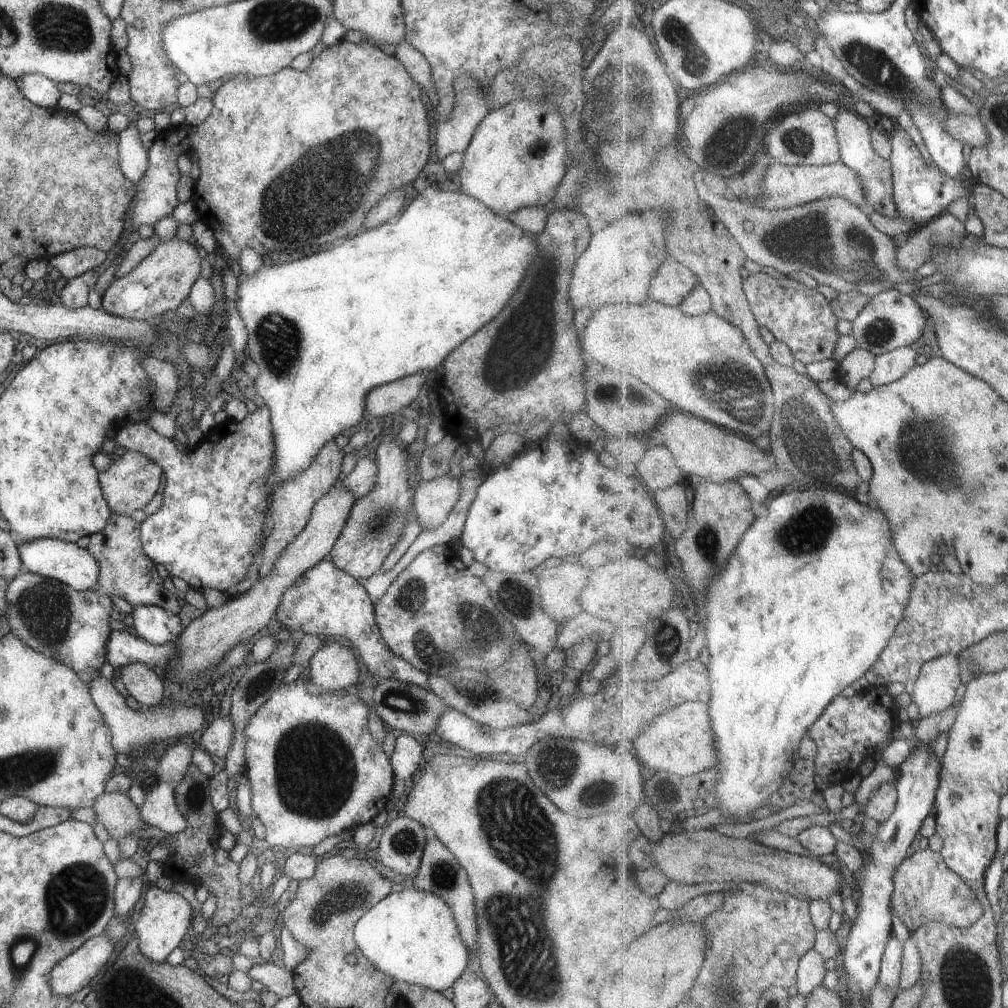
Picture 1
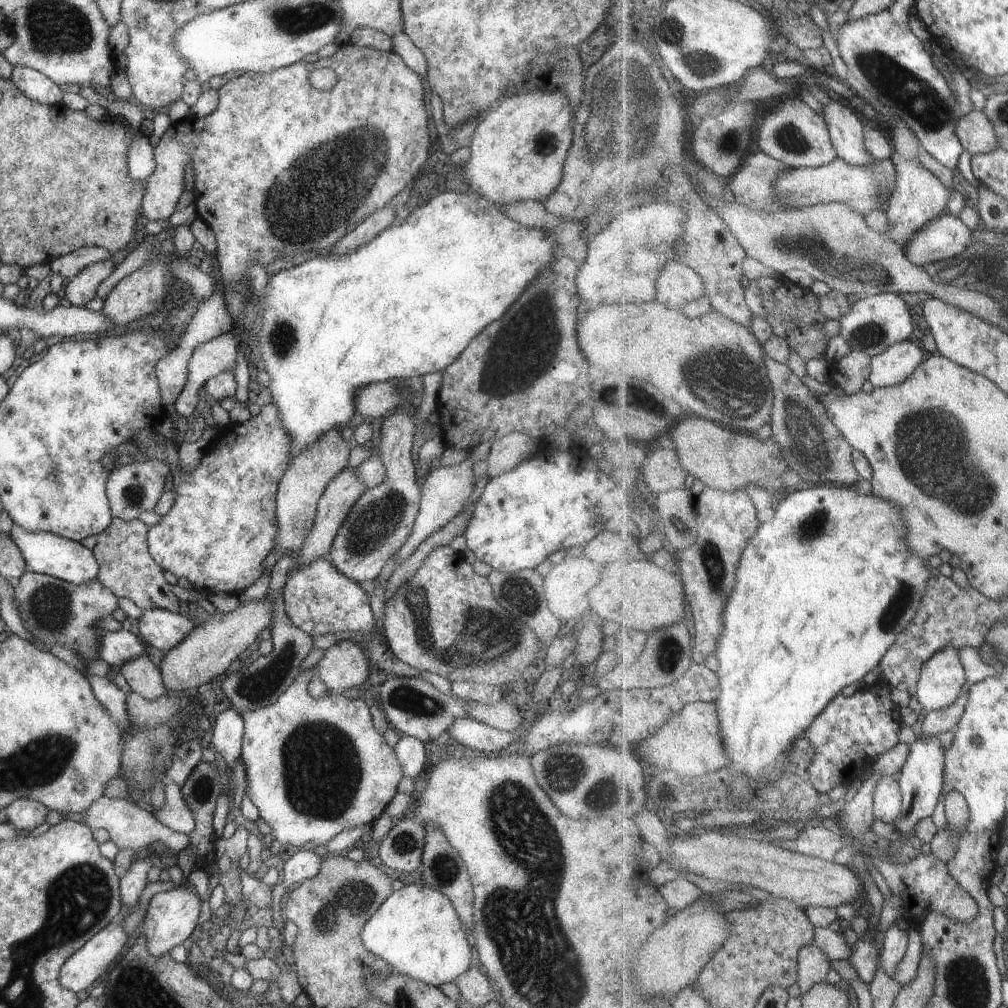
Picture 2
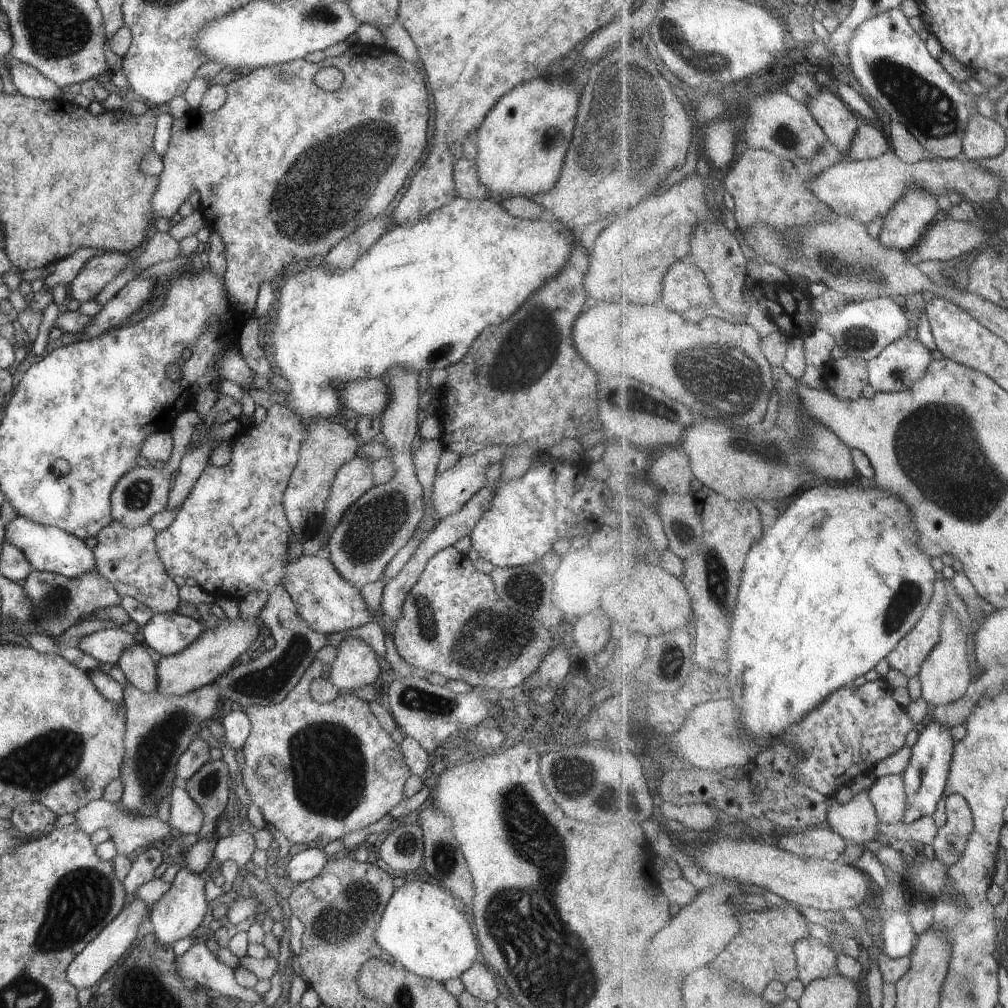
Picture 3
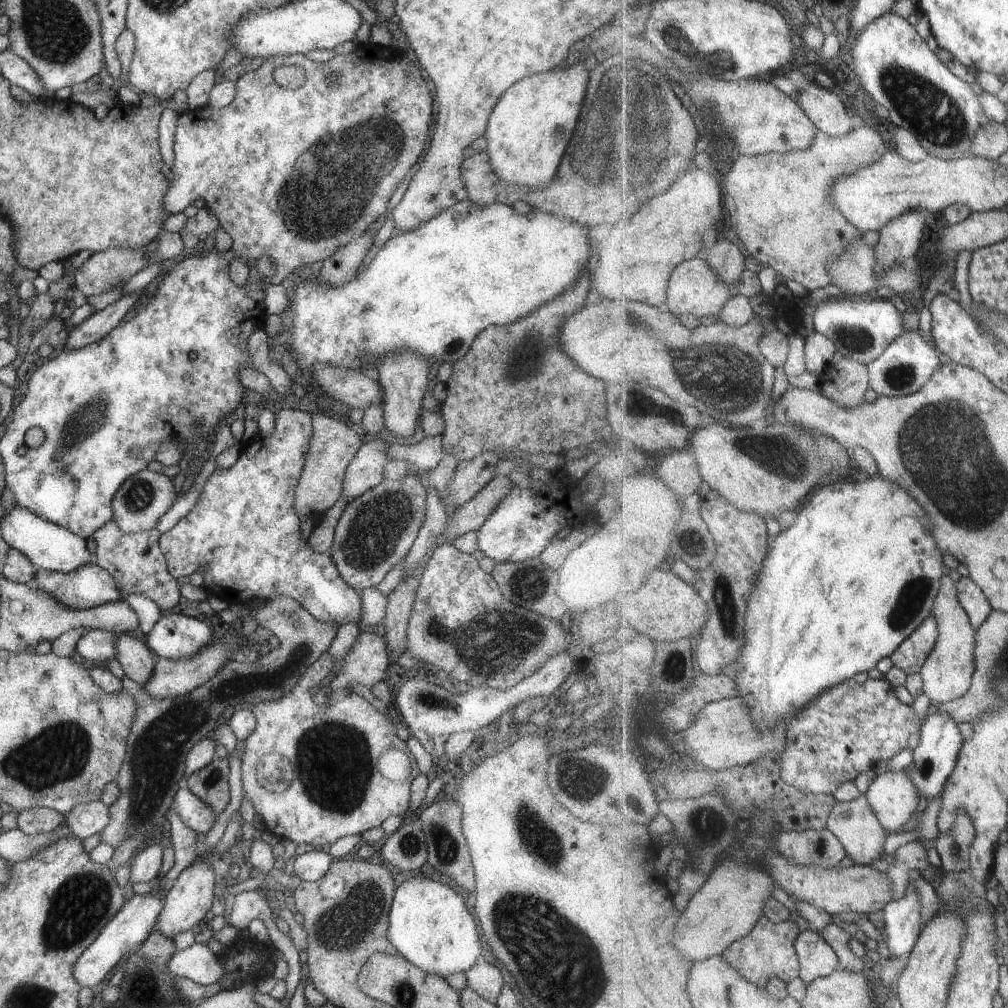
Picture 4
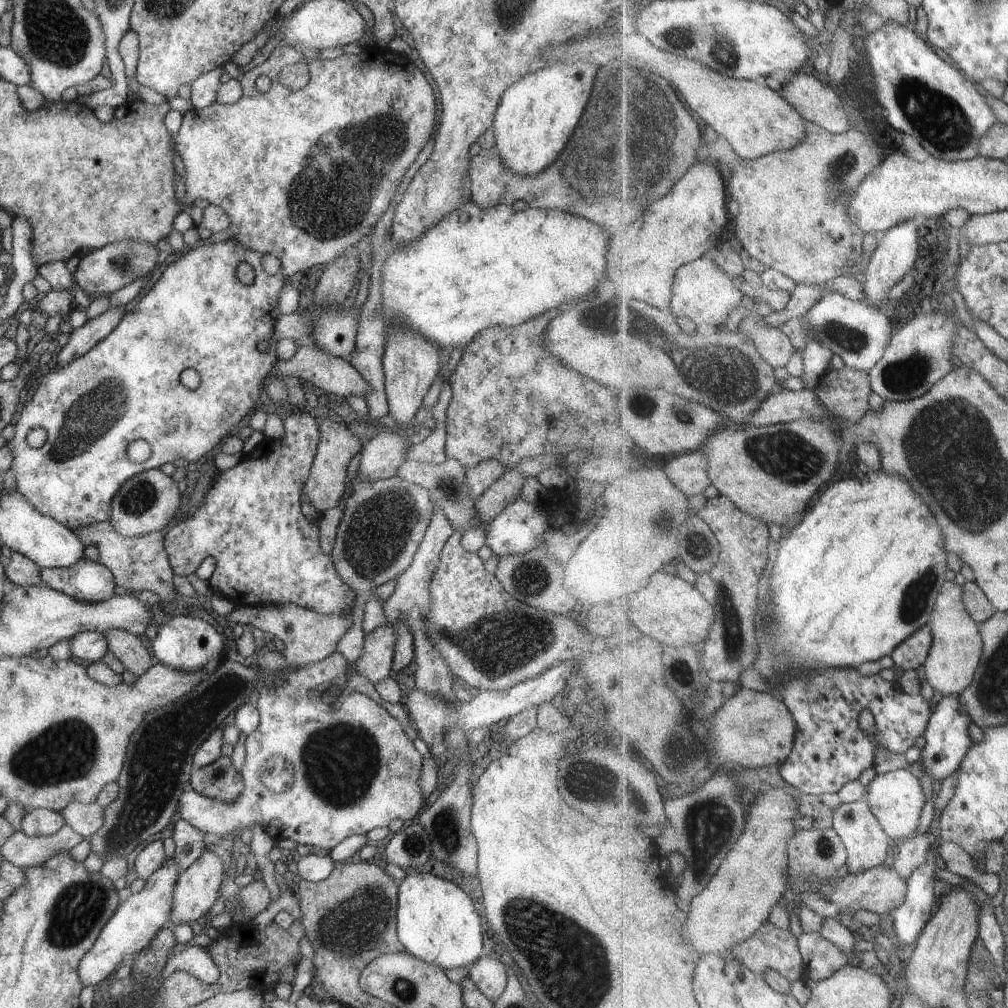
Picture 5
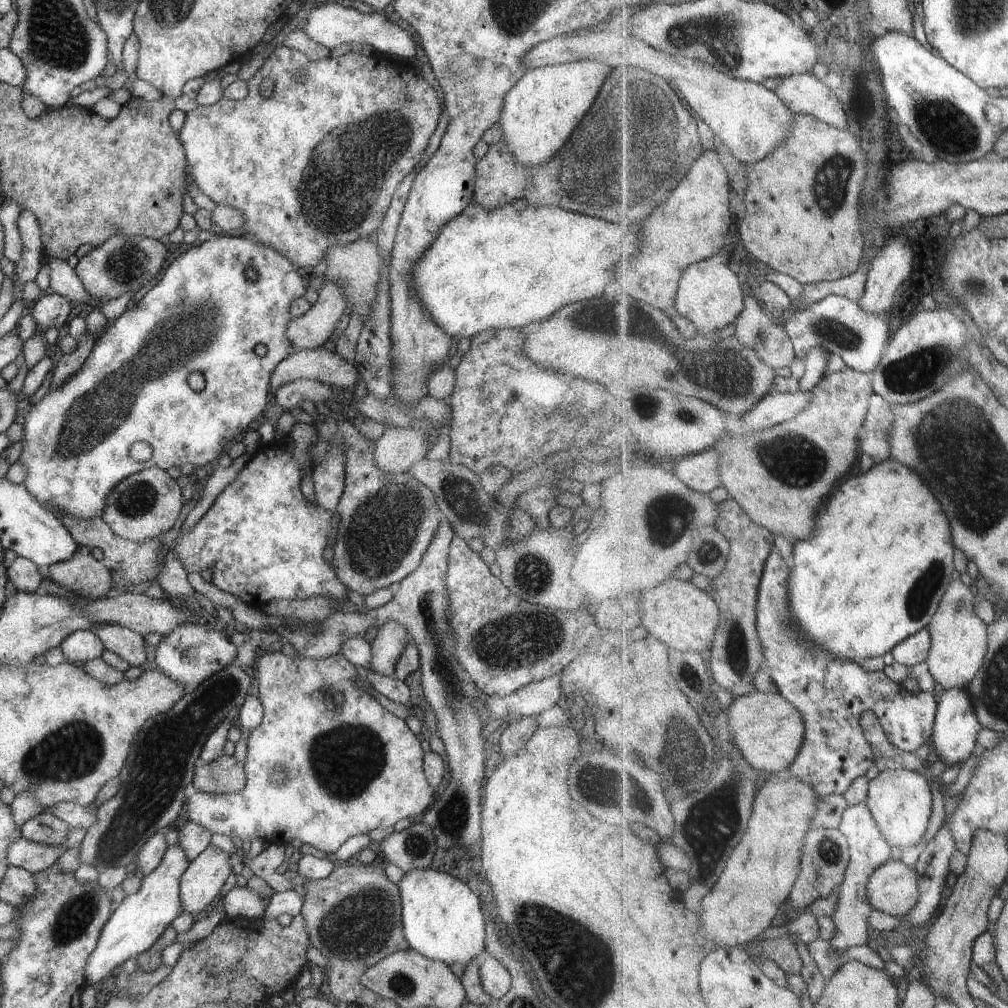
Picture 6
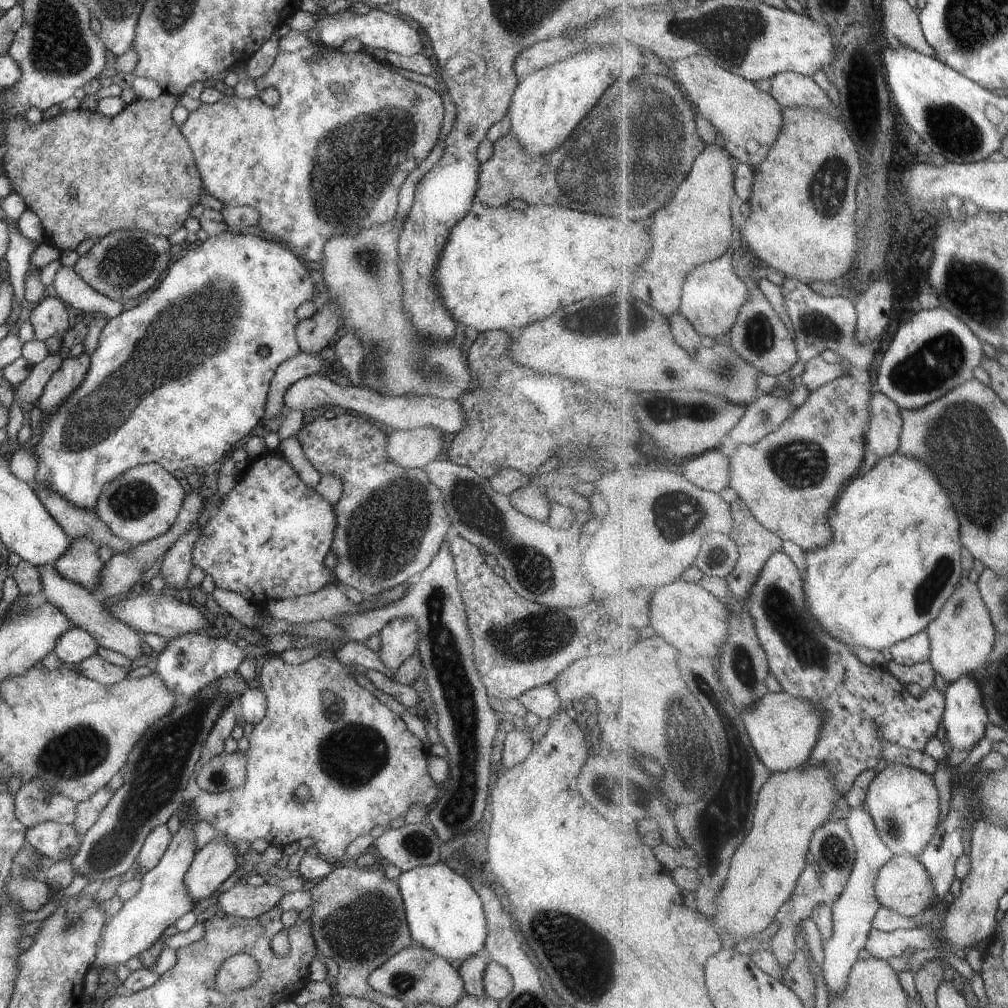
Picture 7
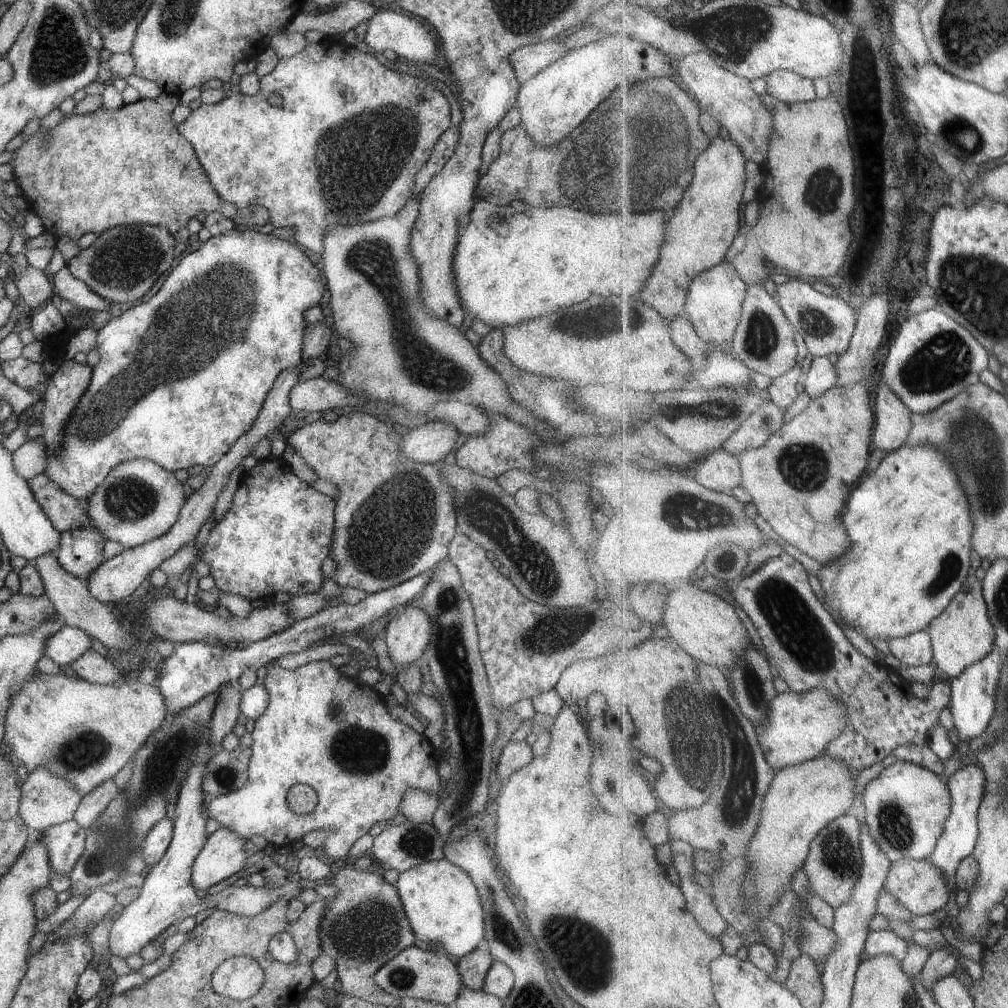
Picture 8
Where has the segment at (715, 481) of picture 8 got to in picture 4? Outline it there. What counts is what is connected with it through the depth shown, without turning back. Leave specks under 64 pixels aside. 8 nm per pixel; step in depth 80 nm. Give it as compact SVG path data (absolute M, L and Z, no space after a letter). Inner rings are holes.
M693 450L673 452L665 460L660 459L657 466L651 466L657 476L675 490L675 494L687 498L695 494L703 486L703 478L699 474L699 464Z

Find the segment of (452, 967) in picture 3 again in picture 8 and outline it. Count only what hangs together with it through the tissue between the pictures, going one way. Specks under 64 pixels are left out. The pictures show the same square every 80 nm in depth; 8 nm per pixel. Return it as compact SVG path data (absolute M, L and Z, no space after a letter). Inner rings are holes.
M447 860L423 862L415 867L400 872L394 883L399 894L405 917L411 926L415 939L428 942L431 946L438 946L439 950L449 956L461 959L480 945L483 945L483 912L479 894L469 880L469 876Z

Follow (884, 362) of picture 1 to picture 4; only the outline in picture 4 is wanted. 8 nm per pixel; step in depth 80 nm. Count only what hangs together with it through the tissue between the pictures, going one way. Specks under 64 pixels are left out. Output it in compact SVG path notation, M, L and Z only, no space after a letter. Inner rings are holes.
M918 328L907 330L885 350L883 356L868 366L870 388L880 396L897 397L917 394L947 361L944 355L939 359L939 354L940 350L933 337L929 340Z

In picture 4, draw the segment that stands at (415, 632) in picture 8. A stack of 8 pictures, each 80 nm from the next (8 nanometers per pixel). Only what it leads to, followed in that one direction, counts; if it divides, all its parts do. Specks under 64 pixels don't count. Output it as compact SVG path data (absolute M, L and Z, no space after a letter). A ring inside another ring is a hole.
M373 632L360 633L338 663L329 687L349 690L354 682L371 689L377 682L383 681L388 665L385 648L384 636Z

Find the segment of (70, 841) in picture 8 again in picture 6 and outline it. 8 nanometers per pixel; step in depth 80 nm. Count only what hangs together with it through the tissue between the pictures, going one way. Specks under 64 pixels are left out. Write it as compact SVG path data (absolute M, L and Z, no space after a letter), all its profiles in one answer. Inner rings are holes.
M39 812L33 818L23 822L20 827L20 834L25 840L39 842L39 844L61 844L67 836L67 824L64 824L59 818L55 818L49 812Z

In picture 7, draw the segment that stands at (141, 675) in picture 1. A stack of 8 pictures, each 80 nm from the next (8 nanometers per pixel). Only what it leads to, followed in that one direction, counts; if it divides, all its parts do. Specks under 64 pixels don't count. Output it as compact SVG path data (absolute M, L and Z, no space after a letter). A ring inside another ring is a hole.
M45 563L37 567L46 601L59 609L69 619L73 627L78 626L82 628L97 641L98 646L113 650L113 652L119 652L119 654L122 654L129 660L140 655L139 645L142 641L142 634L138 634L130 626L117 620L107 610L103 610L103 603L95 600L91 595L91 591L72 580L63 578L53 568L53 565Z

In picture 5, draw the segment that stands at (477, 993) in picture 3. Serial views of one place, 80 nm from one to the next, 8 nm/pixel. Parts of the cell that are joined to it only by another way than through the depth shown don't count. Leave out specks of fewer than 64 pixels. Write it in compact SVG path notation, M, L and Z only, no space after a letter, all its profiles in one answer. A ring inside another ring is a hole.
M485 952L477 961L469 966L467 978L475 984L475 988L489 998L492 1003L503 992L506 984L506 970L497 953Z

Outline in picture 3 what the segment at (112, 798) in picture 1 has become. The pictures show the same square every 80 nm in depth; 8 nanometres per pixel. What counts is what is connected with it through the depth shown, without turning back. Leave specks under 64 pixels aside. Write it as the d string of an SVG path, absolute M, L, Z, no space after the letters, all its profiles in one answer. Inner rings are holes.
M98 799L90 801L82 808L79 808L74 814L76 818L77 828L83 830L85 834L91 835L95 830L105 828L110 834L117 854L123 854L123 856L129 856L133 851L140 851L150 846L153 842L161 840L162 838L171 838L171 842L175 842L181 850L185 850L194 845L198 840L195 834L179 834L179 836L173 836L169 828L169 824L162 821L156 816L133 816L133 814L127 814L119 802L106 802L105 800Z

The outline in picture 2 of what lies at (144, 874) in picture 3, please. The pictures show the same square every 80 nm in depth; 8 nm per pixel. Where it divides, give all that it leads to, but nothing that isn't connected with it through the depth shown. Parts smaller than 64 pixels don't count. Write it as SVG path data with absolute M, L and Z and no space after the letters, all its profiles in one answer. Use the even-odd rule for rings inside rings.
M146 857L143 860L137 860L130 864L129 872L121 874L118 883L119 898L121 906L126 908L133 907L139 902L139 896L141 891L147 884L147 870L153 866L153 864L159 864L158 857Z

